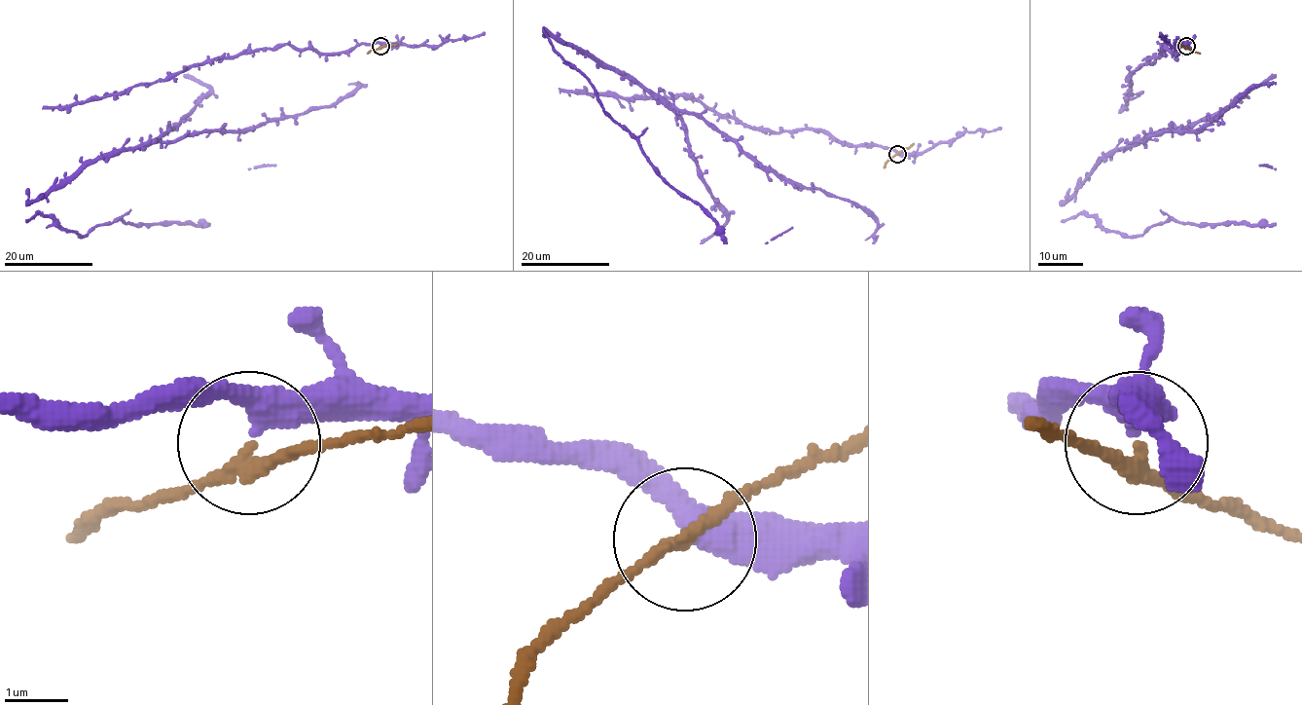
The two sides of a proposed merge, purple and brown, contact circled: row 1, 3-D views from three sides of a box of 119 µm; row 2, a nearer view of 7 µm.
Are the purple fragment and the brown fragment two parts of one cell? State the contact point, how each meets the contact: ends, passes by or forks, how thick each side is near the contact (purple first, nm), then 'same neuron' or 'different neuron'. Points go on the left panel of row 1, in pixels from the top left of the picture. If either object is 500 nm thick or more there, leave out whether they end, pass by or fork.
at (380, 46); purple passes by; brown passes by; 380 nm thick on the purple side, 190 nm on the other; different neuron

